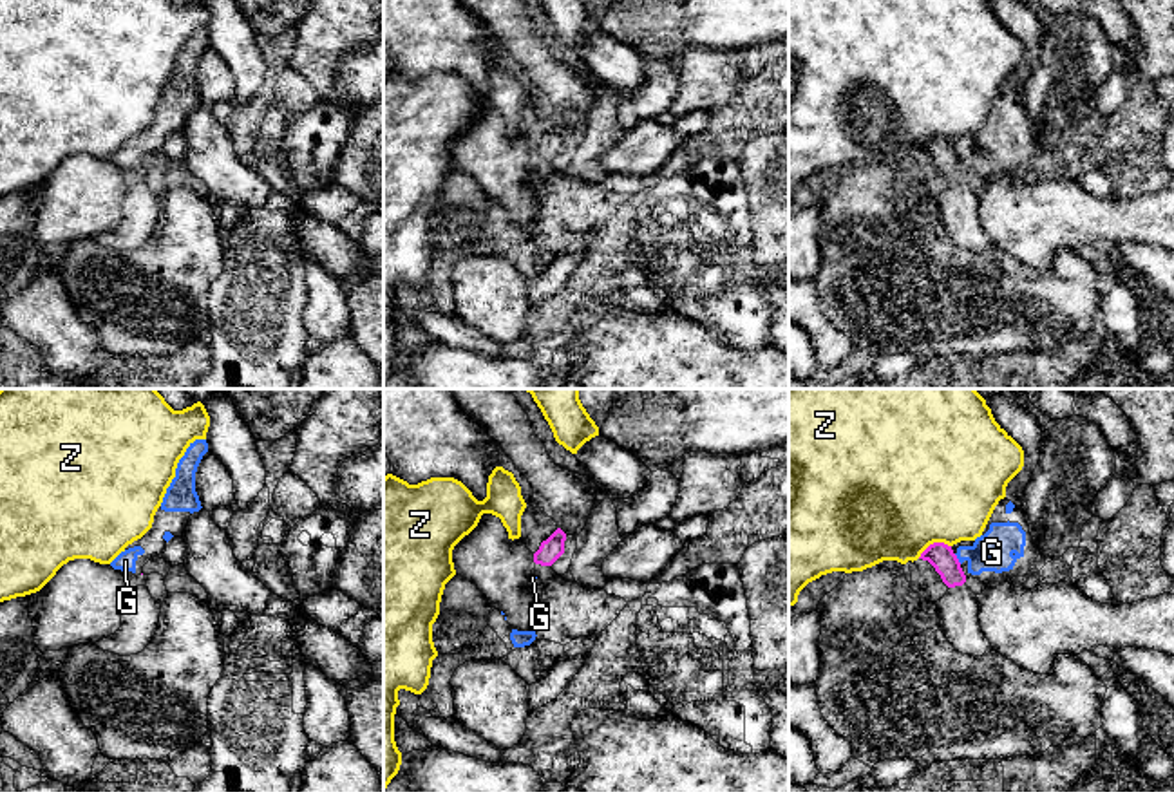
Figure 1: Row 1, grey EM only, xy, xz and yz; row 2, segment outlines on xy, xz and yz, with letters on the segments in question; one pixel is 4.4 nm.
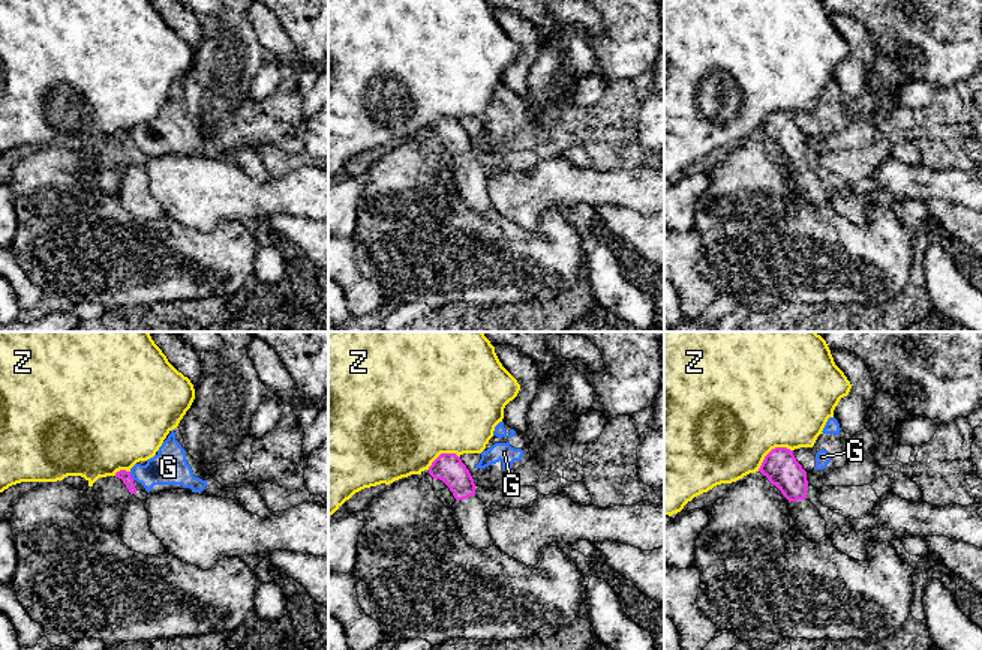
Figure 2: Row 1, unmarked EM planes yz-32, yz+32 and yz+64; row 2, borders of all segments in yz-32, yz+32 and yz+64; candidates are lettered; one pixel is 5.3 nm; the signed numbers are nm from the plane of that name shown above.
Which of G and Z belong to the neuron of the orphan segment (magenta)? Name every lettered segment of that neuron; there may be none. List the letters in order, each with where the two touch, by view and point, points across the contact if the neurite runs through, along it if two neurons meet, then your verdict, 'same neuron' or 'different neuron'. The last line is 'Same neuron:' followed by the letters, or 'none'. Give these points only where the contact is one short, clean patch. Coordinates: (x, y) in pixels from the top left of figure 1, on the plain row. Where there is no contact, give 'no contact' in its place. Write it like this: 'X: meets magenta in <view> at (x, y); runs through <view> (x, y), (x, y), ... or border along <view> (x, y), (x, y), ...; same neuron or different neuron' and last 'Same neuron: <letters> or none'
G: meets magenta in yz at (957, 154); different neuron
Z: meets magenta in yz at (934, 138); different neuron
Same neuron: none

